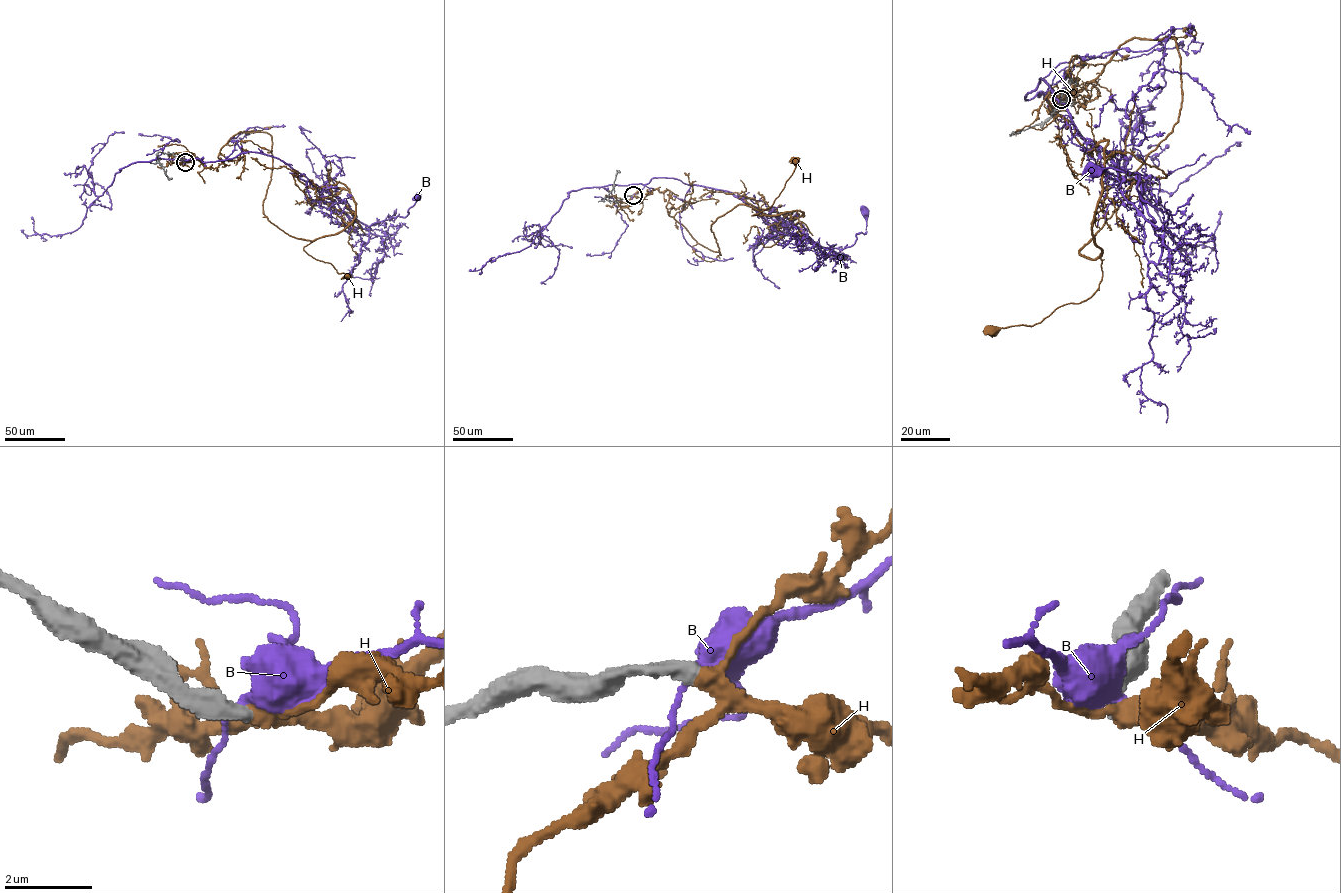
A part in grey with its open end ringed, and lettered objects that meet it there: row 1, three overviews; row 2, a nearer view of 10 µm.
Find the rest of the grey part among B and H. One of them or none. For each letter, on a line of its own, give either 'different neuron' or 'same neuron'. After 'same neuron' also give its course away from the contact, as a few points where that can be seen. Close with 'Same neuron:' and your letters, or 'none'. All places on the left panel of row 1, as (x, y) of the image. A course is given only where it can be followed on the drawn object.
B: different neuron
H: same neuron; it runs (185, 162), (216, 168), (234, 135), (268, 133), (264, 214), (291, 236), (315, 240), (303, 250), (348, 275)
Same neuron: H

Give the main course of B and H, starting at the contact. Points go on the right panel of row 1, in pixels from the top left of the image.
B: (1061, 98), (1025, 99), (1044, 81), (1083, 138), (1136, 175), (1141, 213), (1167, 224), (1137, 173), (1092, 171)
H: (1061, 99), (1134, 38), (1175, 40), (1178, 121), (1079, 250), (1099, 287), (990, 330)

